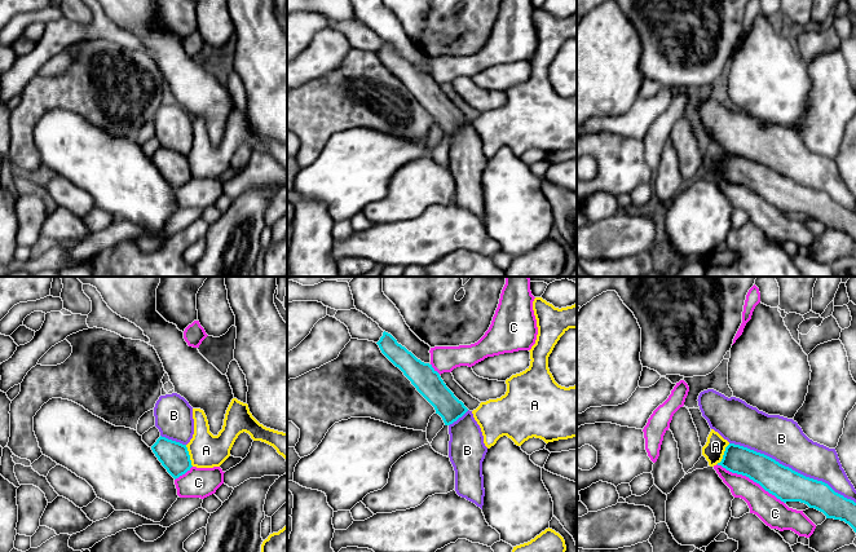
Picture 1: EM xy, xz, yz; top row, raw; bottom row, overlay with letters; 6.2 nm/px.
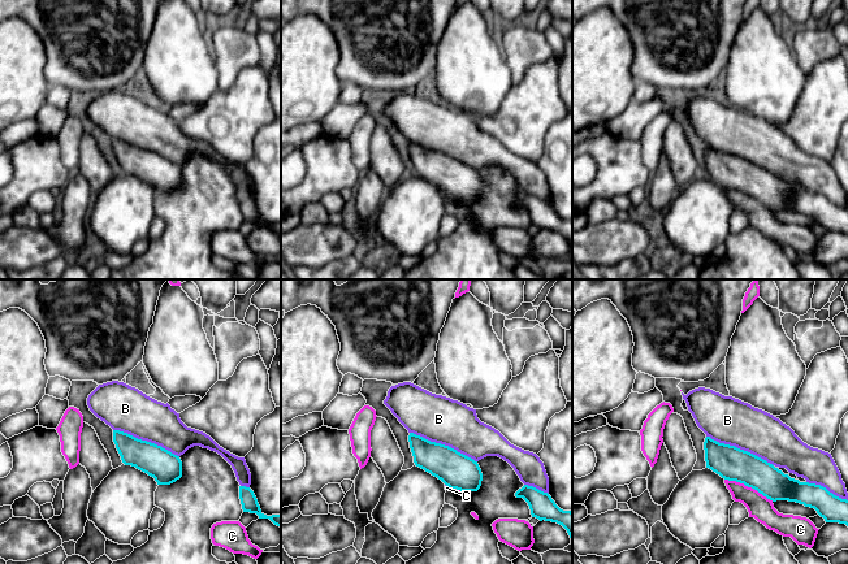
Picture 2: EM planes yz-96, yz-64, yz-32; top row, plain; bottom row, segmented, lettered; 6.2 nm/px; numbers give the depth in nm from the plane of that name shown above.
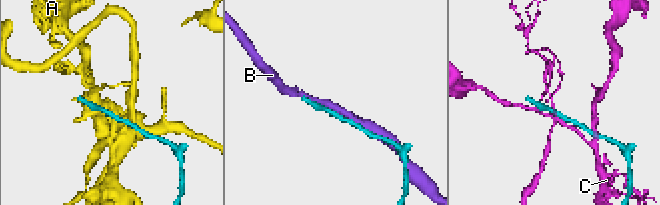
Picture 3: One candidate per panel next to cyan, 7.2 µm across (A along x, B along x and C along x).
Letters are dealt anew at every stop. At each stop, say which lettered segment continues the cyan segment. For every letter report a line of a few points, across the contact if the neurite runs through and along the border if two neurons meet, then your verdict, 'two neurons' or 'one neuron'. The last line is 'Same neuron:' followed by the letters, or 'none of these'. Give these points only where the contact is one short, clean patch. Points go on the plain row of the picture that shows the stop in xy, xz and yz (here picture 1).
A: line xy (185, 155), (193, 176); two neurons
B: one neuron
C: two neurons
Same neuron: B

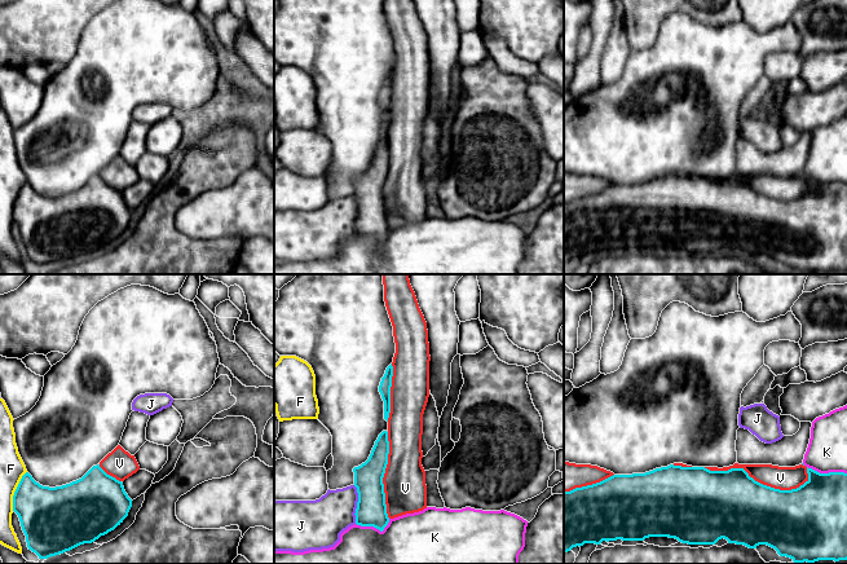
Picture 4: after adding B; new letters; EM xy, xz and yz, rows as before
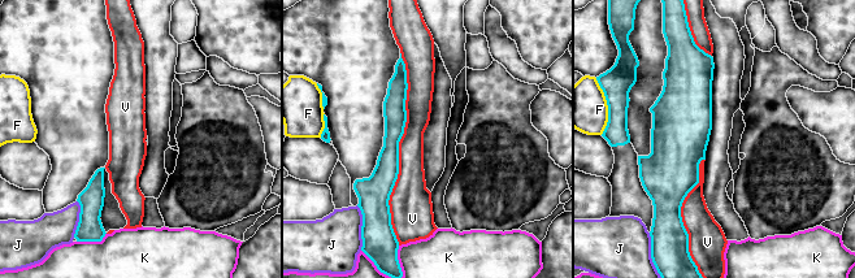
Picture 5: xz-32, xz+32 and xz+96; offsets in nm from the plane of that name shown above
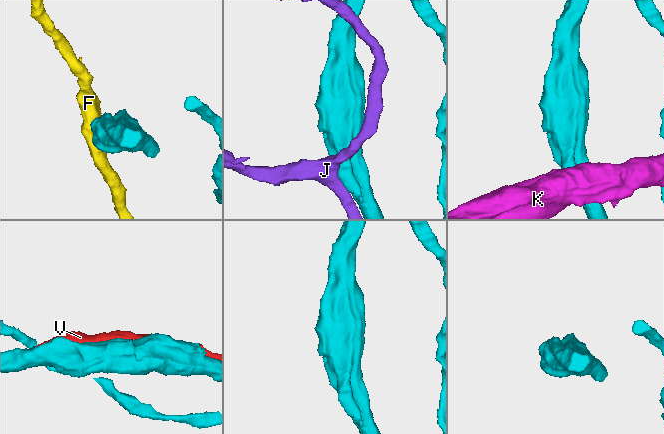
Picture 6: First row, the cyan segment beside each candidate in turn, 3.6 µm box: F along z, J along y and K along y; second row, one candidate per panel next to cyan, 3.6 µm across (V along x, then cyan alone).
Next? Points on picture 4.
F: line xy (26, 181), (14, 202), (12, 220); two neurons
J: two neurons
K: two neurons
V: one neuron
Same neuron: V

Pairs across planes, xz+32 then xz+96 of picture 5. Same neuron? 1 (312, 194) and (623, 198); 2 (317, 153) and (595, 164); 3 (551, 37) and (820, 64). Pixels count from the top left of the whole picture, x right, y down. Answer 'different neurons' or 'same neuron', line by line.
1: different neurons
2: same neuron
3: different neurons

